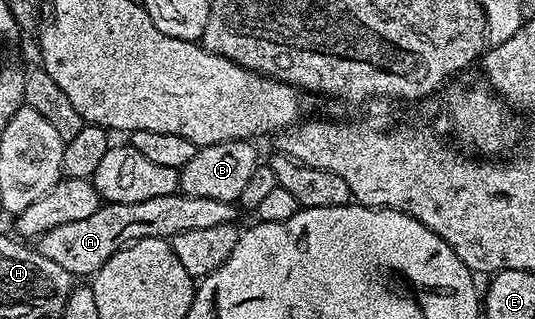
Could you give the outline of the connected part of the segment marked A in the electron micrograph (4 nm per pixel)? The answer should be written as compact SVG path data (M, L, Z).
M176 194L173 196L162 196L161 198L148 198L145 202L117 202L116 204L108 204L106 202L100 203L99 208L93 214L89 214L89 218L80 218L77 222L65 222L61 226L57 226L53 230L49 230L44 236L38 237L37 251L41 253L45 258L49 258L49 262L57 262L57 266L65 266L65 270L71 272L72 277L90 278L94 276L97 270L101 270L101 266L105 266L105 262L109 262L109 258L113 258L113 254L117 254L122 248L128 248L133 242L137 242L141 238L161 238L162 240L168 239L177 234L181 234L181 230L201 230L208 226L221 226L222 224L235 224L237 218L235 218L236 205L232 202L221 202L217 198L197 198L196 196L184 196L182 194Z

